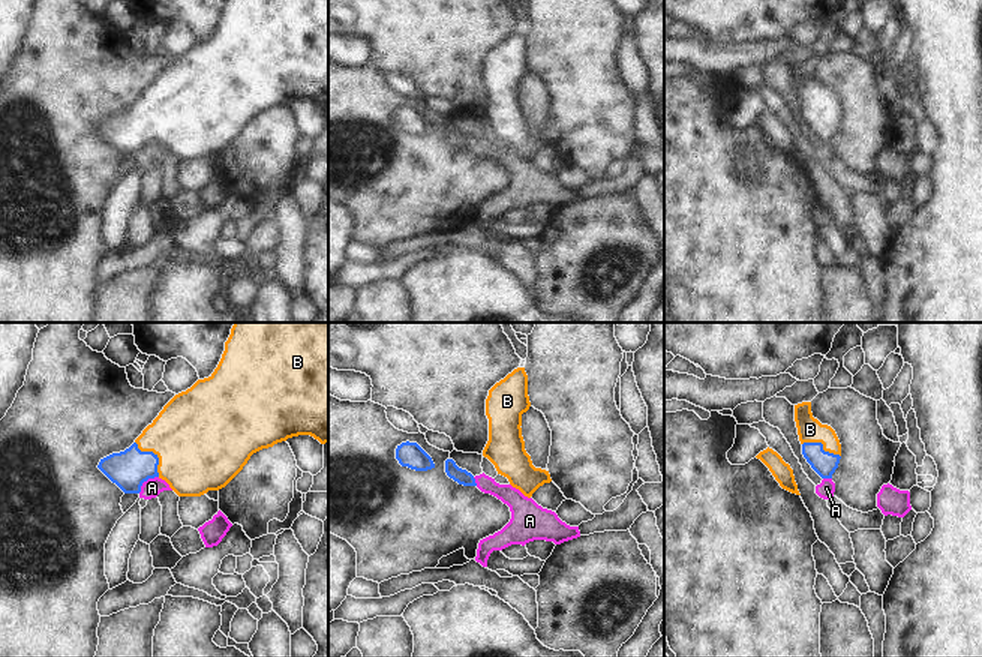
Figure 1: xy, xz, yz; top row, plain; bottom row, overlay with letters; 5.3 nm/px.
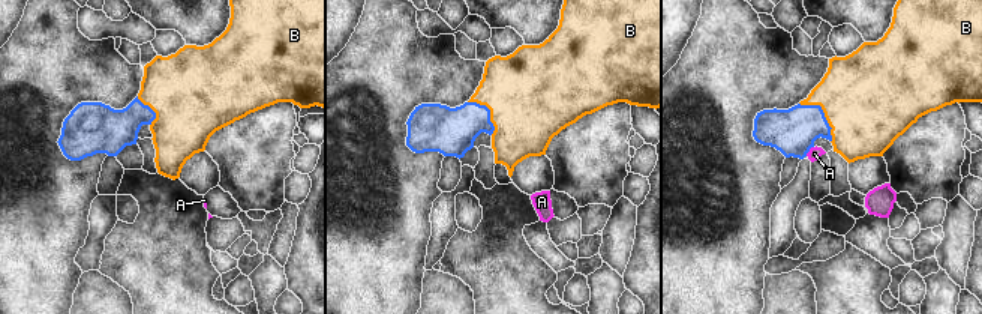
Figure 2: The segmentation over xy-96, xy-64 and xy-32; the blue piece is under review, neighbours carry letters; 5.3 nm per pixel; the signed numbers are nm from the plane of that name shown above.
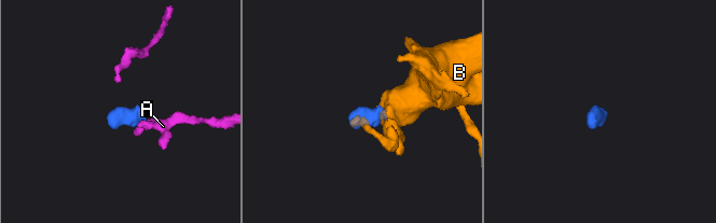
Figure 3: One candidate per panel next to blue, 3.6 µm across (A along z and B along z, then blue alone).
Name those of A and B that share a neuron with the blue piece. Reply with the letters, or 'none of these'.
B

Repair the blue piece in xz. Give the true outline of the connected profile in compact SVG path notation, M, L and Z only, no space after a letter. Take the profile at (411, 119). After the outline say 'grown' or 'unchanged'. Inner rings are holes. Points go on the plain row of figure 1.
M402 106L396 112L396 123L402 130L415 135L427 135L435 132L432 122L417 106Z | unchanged

